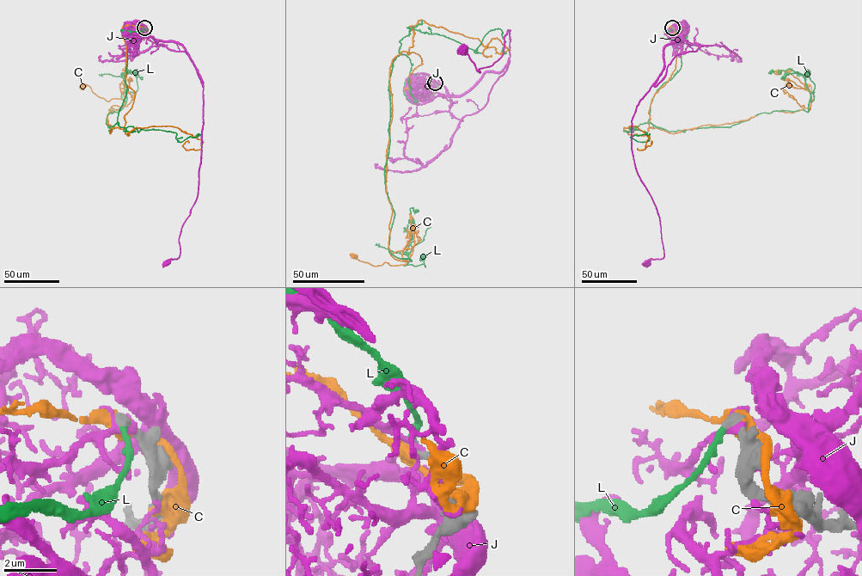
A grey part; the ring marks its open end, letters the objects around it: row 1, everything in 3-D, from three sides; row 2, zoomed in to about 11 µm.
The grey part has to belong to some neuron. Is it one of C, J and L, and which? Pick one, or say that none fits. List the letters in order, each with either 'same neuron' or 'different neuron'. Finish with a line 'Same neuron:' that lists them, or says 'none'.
C: different neuron
J: different neuron
L: same neuron
Same neuron: L

